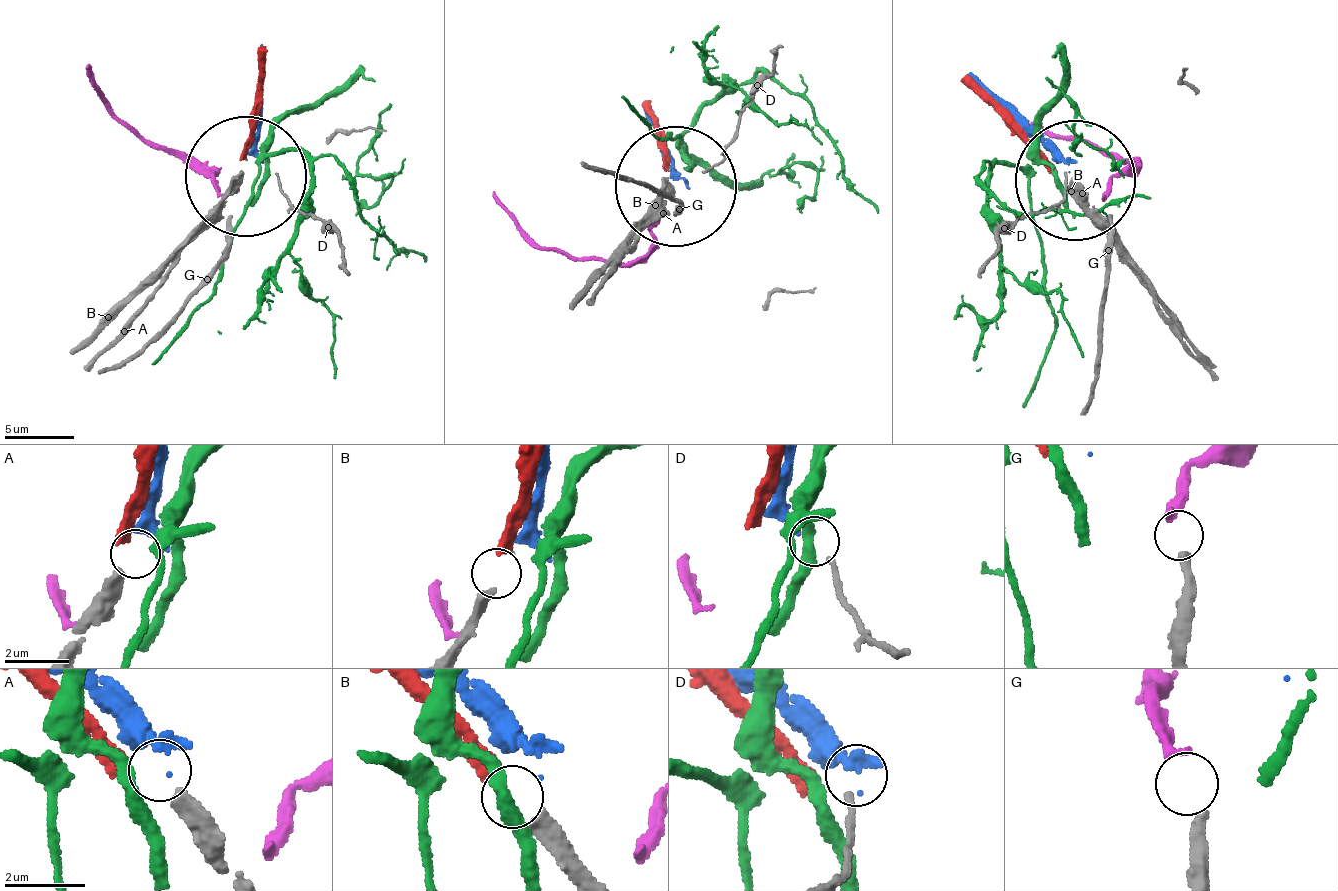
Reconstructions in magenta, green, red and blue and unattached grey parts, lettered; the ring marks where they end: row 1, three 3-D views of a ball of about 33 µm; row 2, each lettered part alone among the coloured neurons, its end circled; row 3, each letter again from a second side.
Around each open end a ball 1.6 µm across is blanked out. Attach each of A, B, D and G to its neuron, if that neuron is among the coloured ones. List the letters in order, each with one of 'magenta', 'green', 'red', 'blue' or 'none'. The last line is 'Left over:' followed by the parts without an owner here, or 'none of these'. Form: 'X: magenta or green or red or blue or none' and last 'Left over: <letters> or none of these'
A: blue
B: red
D: none
G: magenta
Left over: D

